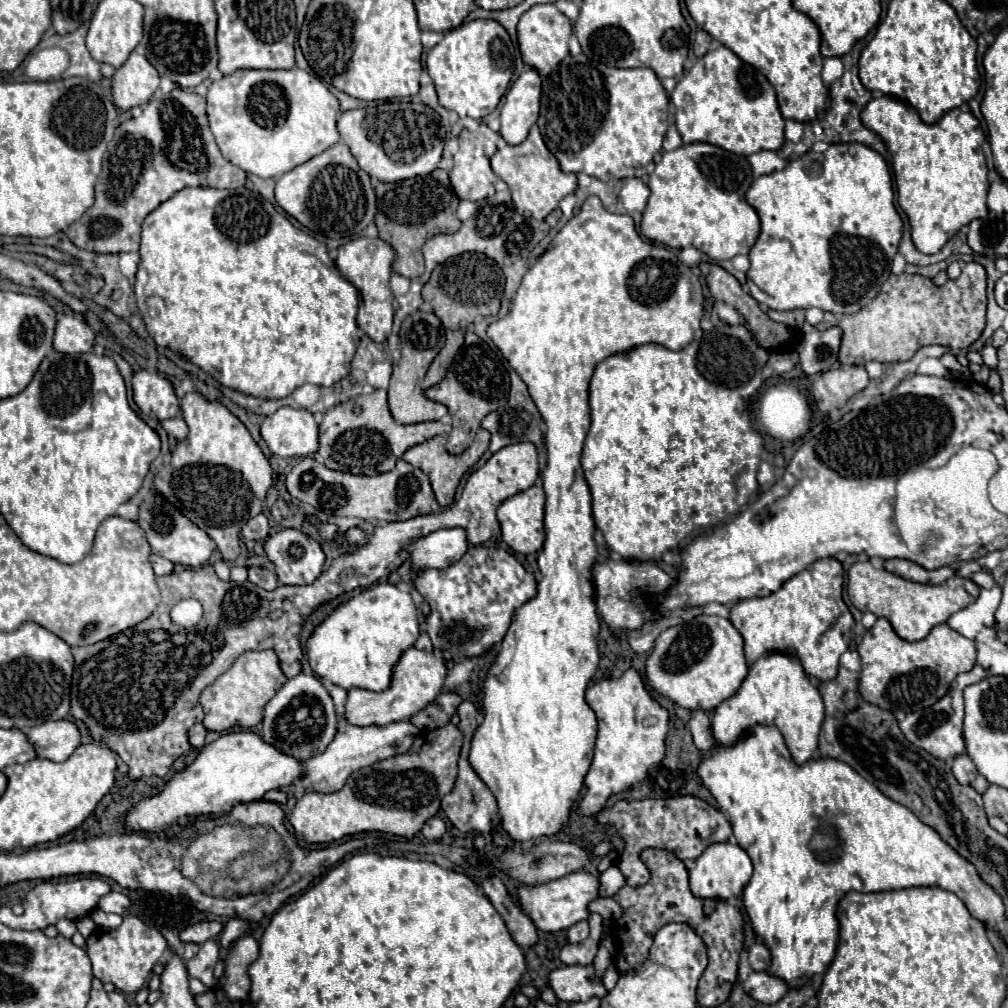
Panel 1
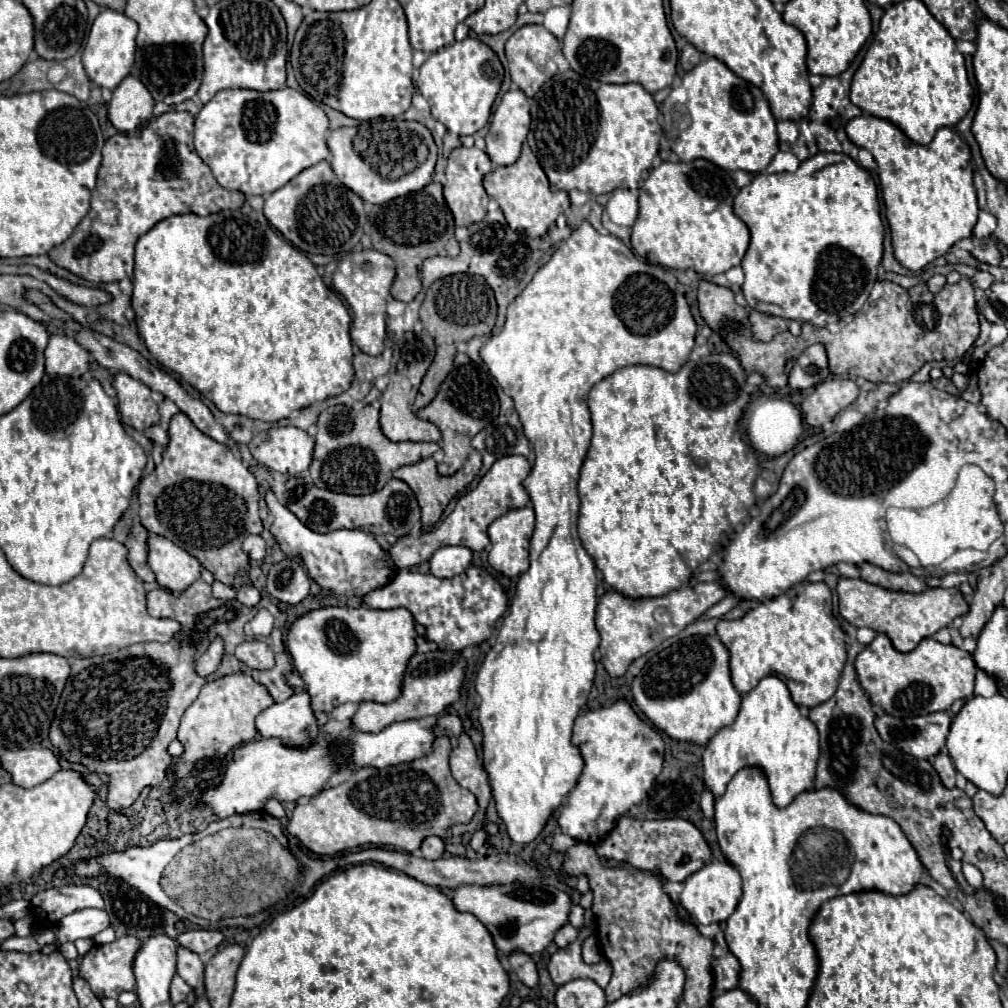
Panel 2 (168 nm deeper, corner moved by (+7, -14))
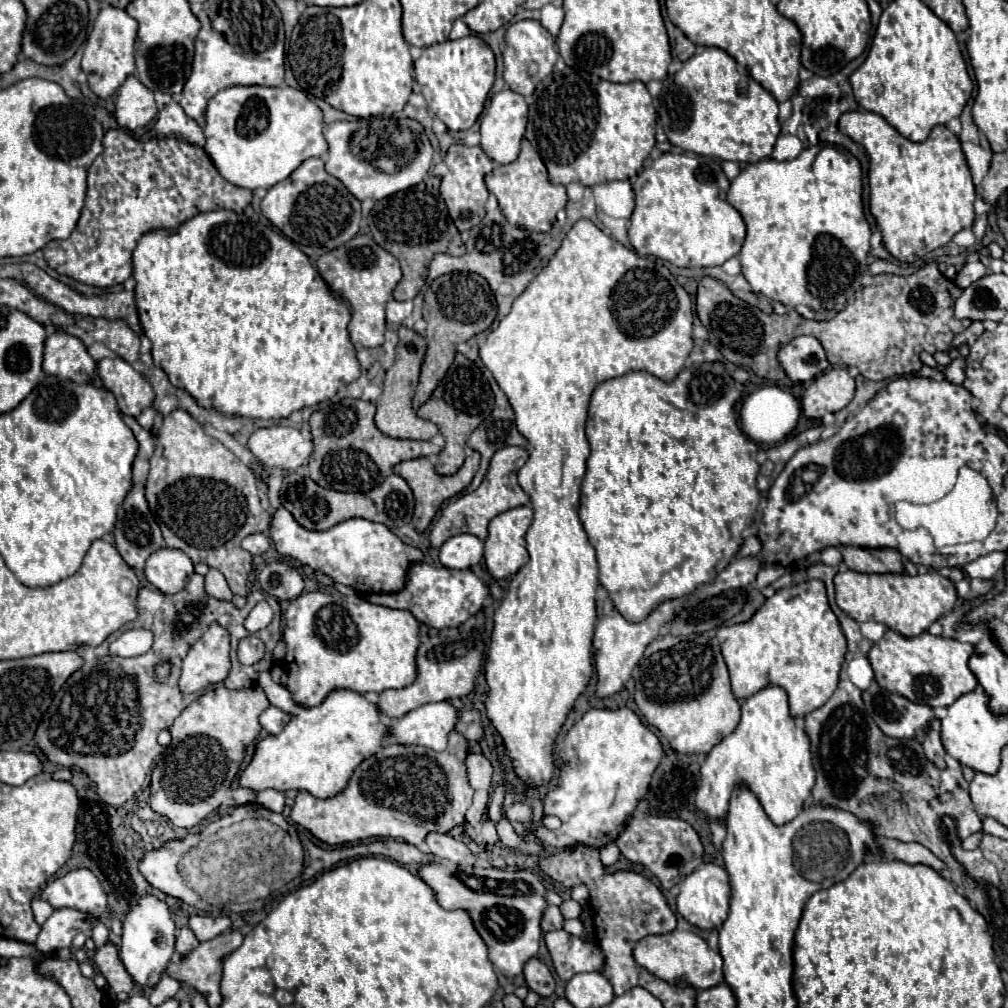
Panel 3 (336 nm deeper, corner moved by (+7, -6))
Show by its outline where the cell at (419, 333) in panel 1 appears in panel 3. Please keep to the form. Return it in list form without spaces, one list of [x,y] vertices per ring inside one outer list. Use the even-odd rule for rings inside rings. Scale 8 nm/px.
[[[399,327],[399,343],[397,343],[397,359],[393,363],[393,367],[387,371],[385,375],[385,387],[381,393],[381,399],[377,401],[377,415],[375,415],[375,423],[377,427],[389,435],[389,437],[397,437],[397,439],[417,439],[417,441],[429,441],[431,437],[437,435],[437,427],[431,421],[419,419],[411,407],[411,399],[417,387],[417,379],[419,379],[419,369],[425,357],[425,349],[427,349],[427,341],[423,335],[407,329],[407,327]]]

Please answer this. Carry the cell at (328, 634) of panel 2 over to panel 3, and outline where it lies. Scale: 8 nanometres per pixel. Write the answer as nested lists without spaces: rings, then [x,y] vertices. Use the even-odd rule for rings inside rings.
[[[321,591],[303,593],[293,599],[285,611],[285,671],[289,677],[287,689],[297,705],[319,705],[327,693],[333,689],[351,689],[357,693],[401,689],[415,681],[417,663],[415,653],[419,647],[419,621],[401,609],[389,609],[383,605],[373,605],[369,601],[347,603],[339,595],[329,595]]]

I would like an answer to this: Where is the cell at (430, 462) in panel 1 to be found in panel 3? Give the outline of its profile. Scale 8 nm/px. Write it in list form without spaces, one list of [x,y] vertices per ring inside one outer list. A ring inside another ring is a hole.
[[[473,451],[473,453],[465,459],[463,467],[461,467],[455,475],[449,475],[449,477],[435,473],[435,469],[433,469],[433,465],[431,465],[431,461],[429,461],[427,457],[411,459],[411,461],[405,461],[405,463],[397,463],[397,467],[393,467],[393,471],[407,481],[407,485],[411,487],[411,491],[413,491],[413,495],[415,495],[415,513],[413,513],[413,527],[415,527],[415,531],[423,533],[423,531],[431,525],[431,521],[433,521],[437,509],[441,507],[441,503],[443,503],[445,499],[449,499],[449,497],[461,493],[461,491],[471,483],[471,479],[473,479],[473,475],[477,473],[477,469],[479,469],[479,455],[477,455],[477,451]]]

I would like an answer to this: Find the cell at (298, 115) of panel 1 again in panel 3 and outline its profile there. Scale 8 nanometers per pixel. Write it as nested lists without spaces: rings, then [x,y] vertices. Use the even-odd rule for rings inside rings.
[[[289,85],[227,87],[209,101],[205,119],[205,153],[237,187],[269,189],[287,179],[305,159],[327,153],[321,109],[301,89]]]

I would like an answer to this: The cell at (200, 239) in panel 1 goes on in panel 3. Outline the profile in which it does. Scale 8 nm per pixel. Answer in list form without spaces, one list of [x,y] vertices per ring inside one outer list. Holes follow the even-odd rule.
[[[211,211],[211,213],[199,213],[187,219],[175,231],[159,229],[159,231],[145,233],[133,251],[133,277],[137,281],[135,303],[137,303],[139,323],[143,327],[143,333],[153,345],[151,355],[153,355],[155,365],[159,365],[167,373],[171,385],[185,389],[191,397],[195,397],[195,401],[201,407],[215,409],[217,413],[227,415],[227,417],[283,419],[283,417],[289,417],[293,411],[315,407],[331,399],[343,385],[361,377],[359,361],[355,357],[355,349],[347,333],[347,325],[351,319],[347,305],[341,299],[335,299],[327,283],[321,279],[317,269],[309,263],[307,255],[298,245],[290,239],[285,239],[279,231],[273,231],[269,225],[253,223],[245,215],[237,215],[233,211]]]

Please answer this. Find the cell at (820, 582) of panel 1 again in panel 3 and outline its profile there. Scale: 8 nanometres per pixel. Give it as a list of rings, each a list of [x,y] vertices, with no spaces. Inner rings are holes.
[[[817,579],[805,581],[791,589],[779,589],[771,599],[765,601],[765,605],[747,623],[719,627],[717,639],[731,675],[731,687],[735,699],[743,703],[763,687],[779,685],[785,689],[789,697],[789,711],[793,717],[805,717],[827,703],[827,699],[837,689],[839,671],[847,653],[847,641],[837,623],[835,613],[829,607],[825,585]]]

